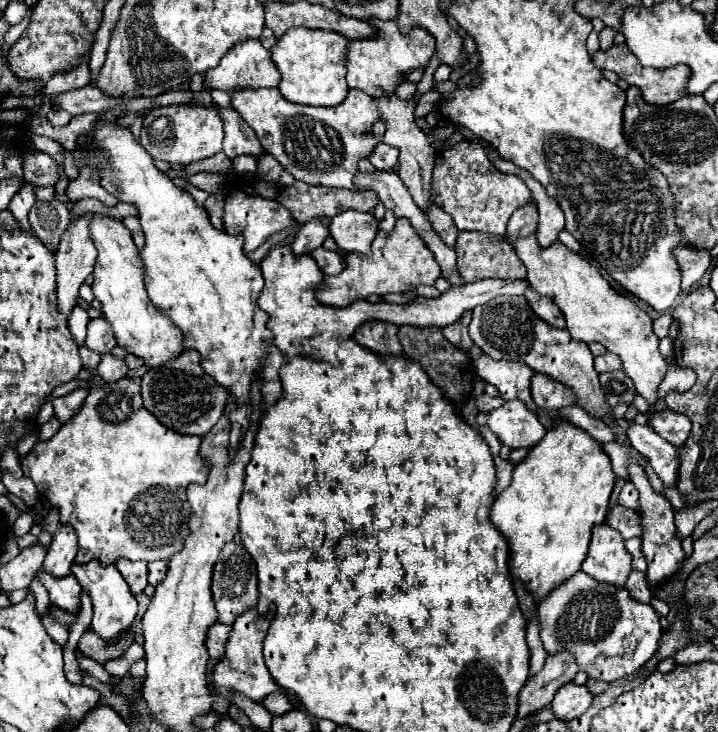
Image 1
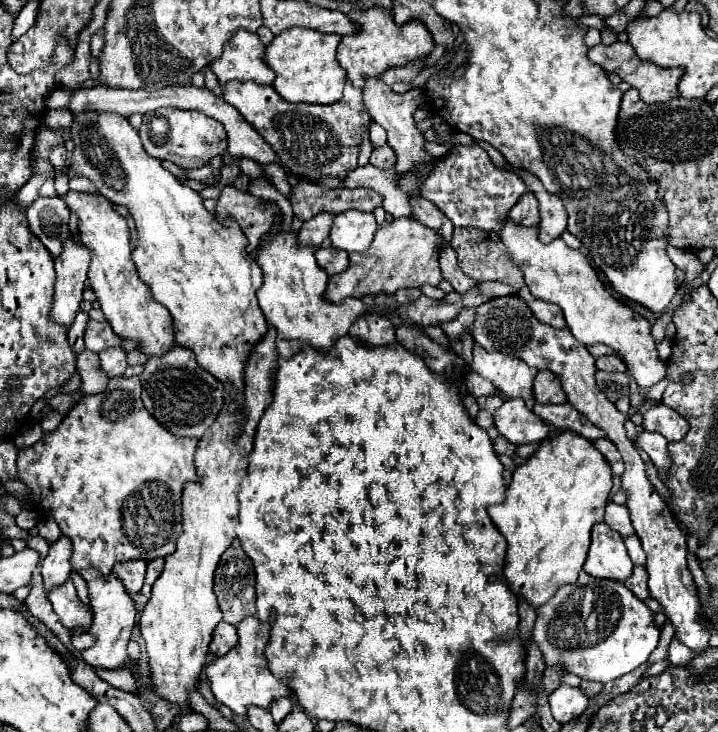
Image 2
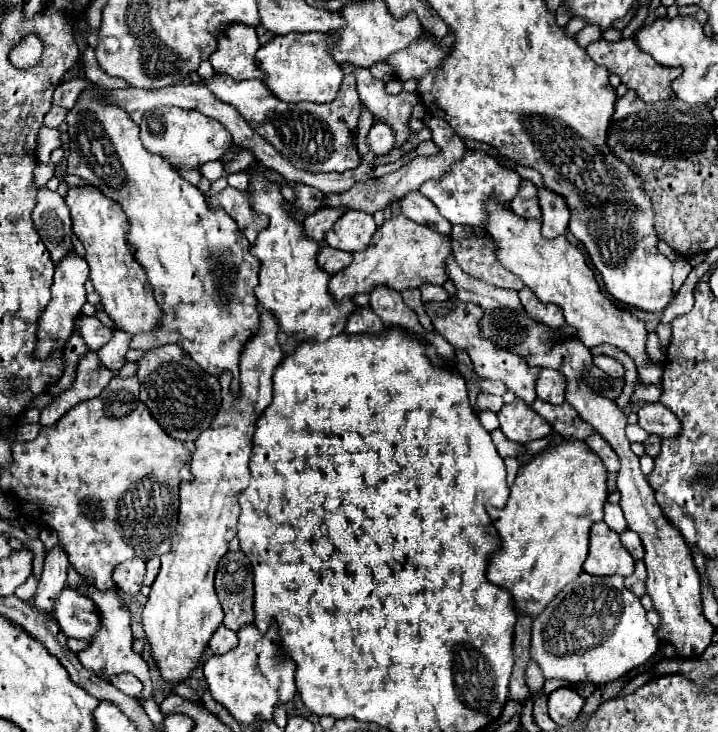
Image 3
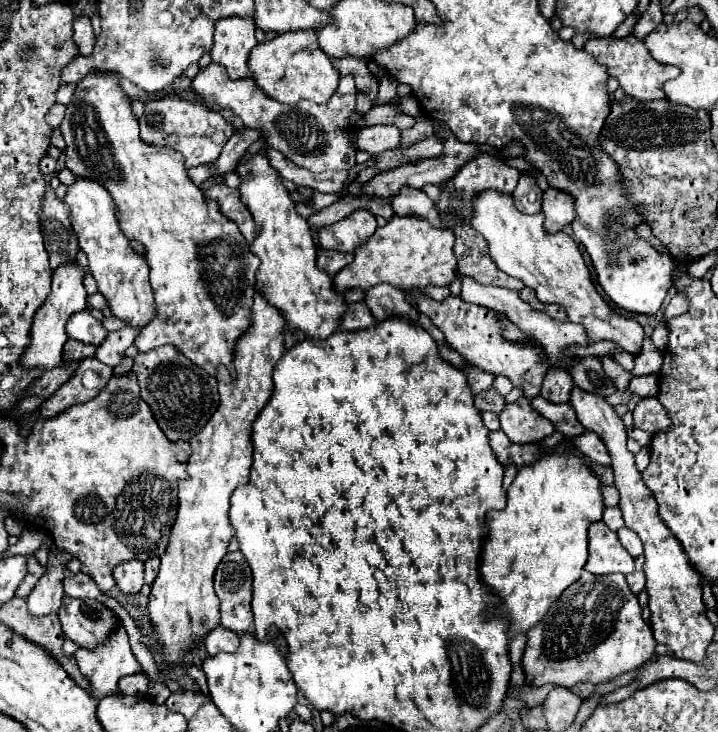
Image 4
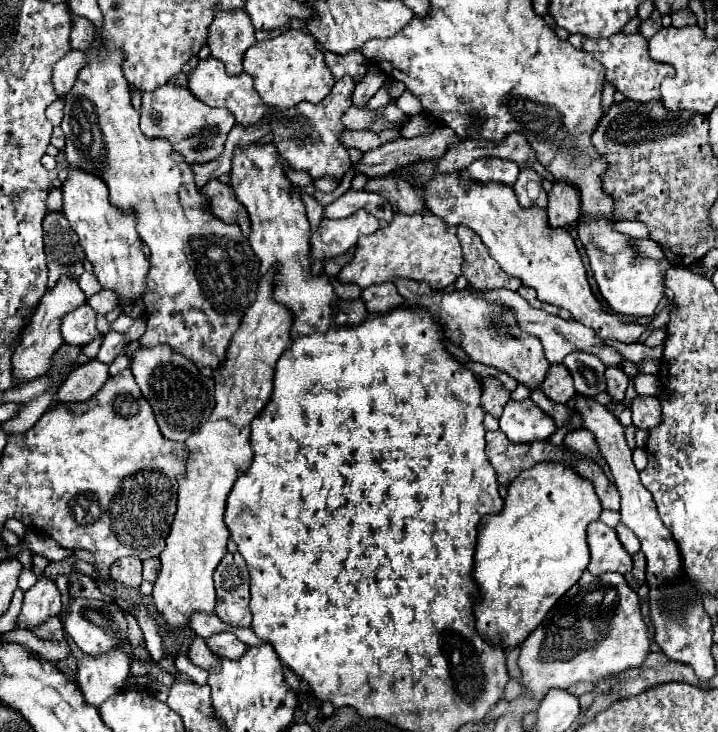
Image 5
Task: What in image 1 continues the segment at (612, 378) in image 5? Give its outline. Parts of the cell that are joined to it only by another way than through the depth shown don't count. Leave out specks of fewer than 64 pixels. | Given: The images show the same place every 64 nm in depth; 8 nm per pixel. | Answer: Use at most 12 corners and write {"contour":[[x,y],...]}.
{"contour":[[612,352],[594,358],[596,372],[620,370],[620,358]]}

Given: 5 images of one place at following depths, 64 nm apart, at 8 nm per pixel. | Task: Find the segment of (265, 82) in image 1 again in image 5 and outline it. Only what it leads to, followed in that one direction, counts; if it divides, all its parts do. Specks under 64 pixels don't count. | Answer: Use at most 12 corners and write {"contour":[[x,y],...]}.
{"contour":[[244,10],[220,12],[210,24],[210,54],[230,76],[242,74],[256,44]]}

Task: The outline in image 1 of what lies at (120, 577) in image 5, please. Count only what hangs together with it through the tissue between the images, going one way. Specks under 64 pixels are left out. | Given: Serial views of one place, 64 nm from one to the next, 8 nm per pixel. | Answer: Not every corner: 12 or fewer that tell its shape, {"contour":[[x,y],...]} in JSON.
{"contour":[[120,558],[116,568],[134,594],[148,586],[148,562]]}

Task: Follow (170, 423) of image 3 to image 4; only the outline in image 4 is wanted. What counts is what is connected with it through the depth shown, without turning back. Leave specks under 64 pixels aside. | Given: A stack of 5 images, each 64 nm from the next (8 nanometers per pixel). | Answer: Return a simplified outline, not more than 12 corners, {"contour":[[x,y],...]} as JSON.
{"contour":[[172,344],[134,358],[140,396],[168,440],[218,408],[218,382]]}

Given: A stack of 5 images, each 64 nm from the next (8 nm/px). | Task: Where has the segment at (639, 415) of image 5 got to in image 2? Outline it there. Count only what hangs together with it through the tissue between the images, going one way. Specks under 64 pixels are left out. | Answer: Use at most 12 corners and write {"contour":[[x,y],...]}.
{"contour":[[664,404],[644,412],[642,426],[678,442],[688,420]]}

